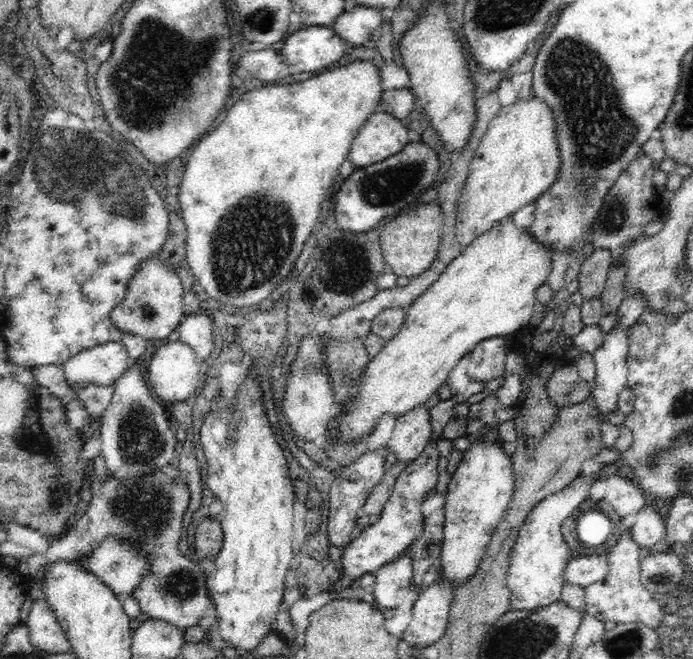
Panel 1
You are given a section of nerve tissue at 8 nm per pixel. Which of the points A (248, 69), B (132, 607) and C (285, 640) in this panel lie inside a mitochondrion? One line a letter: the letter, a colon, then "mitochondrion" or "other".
A: other
B: other
C: other

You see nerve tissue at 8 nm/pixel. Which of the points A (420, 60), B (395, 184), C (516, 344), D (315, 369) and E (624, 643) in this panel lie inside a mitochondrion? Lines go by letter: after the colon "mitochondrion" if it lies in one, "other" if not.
A: other
B: mitochondrion
C: other
D: mitochondrion
E: mitochondrion

